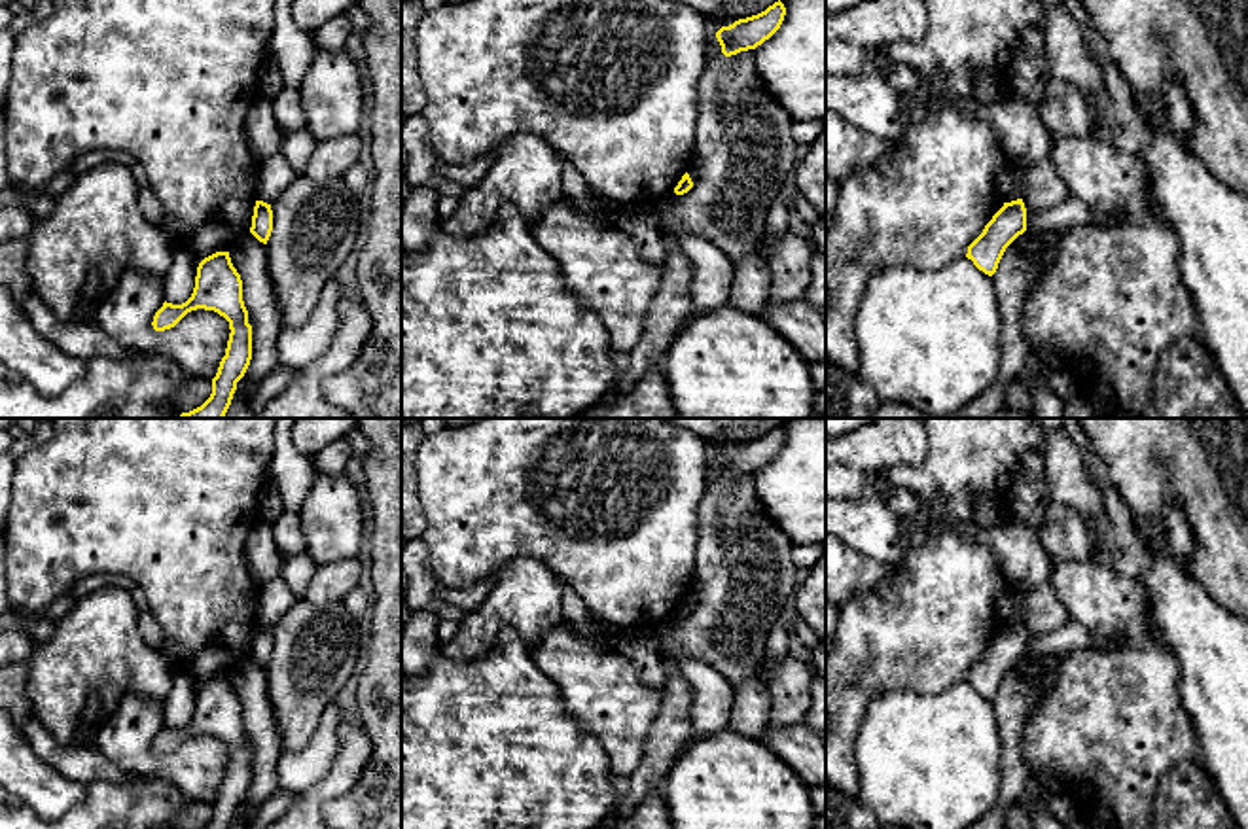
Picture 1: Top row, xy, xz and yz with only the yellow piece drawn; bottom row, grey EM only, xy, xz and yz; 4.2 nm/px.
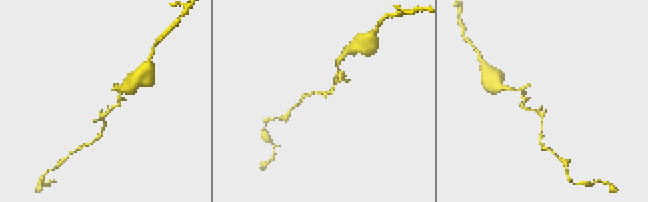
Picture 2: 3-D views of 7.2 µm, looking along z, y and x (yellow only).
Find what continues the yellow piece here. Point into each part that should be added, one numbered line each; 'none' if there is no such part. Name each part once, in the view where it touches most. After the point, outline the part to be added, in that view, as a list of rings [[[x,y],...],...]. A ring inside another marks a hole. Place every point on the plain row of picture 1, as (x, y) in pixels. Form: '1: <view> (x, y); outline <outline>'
none

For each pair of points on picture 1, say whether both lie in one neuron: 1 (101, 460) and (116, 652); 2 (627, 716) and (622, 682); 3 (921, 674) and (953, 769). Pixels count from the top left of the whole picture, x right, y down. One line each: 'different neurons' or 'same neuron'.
1: different neurons
2: same neuron
3: different neurons

